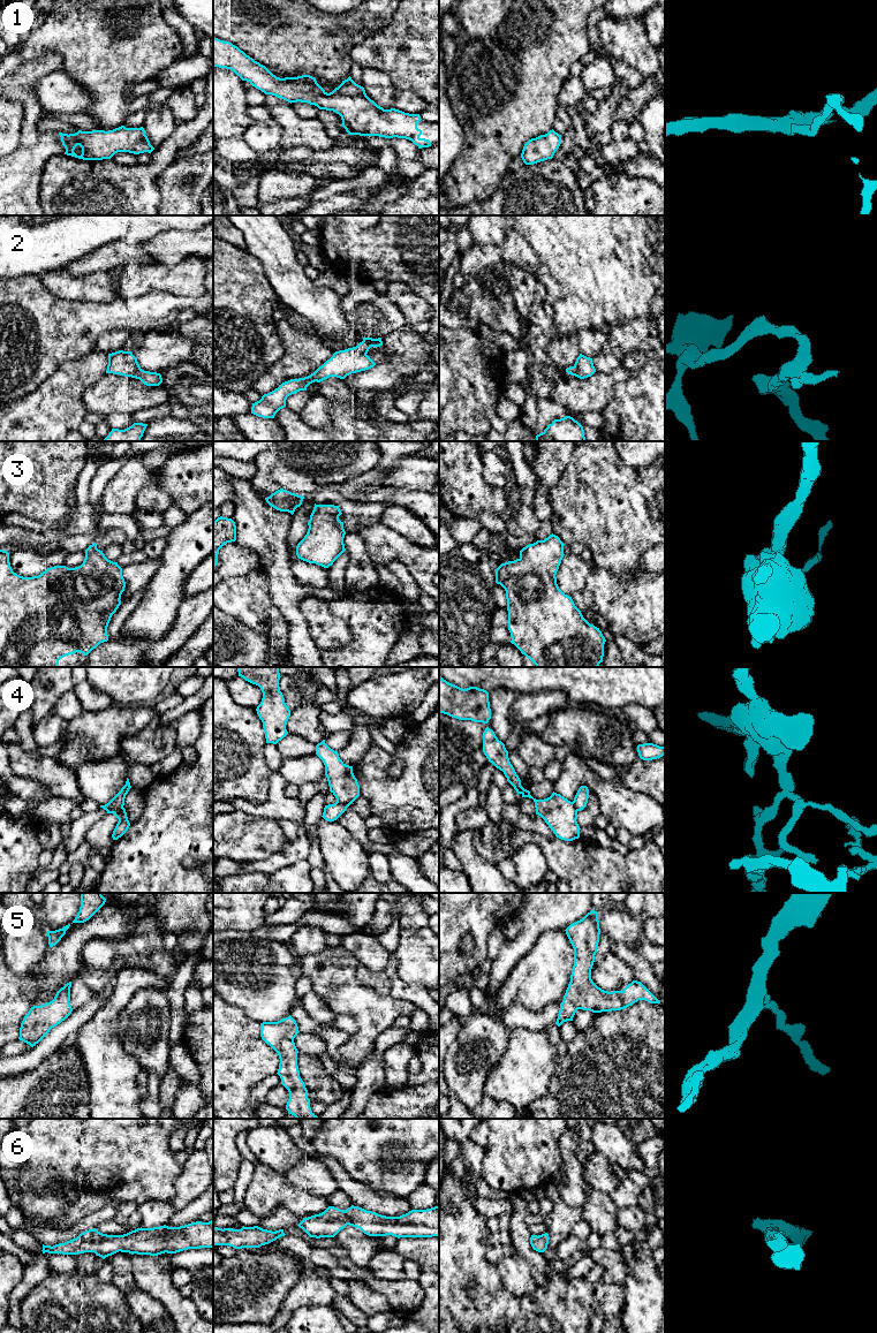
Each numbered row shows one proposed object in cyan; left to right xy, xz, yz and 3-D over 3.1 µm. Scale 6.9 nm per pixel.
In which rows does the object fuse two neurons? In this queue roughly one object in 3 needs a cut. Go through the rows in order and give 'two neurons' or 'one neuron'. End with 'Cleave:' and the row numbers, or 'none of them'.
1: one neuron
2: one neuron
3: one neuron
4: two neurons
5: one neuron
6: one neuron
Cleave: 4

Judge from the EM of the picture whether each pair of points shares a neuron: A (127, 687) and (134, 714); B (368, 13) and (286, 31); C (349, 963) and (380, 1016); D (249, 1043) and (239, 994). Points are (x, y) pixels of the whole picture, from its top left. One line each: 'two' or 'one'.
A: two
B: one
C: one
D: two

